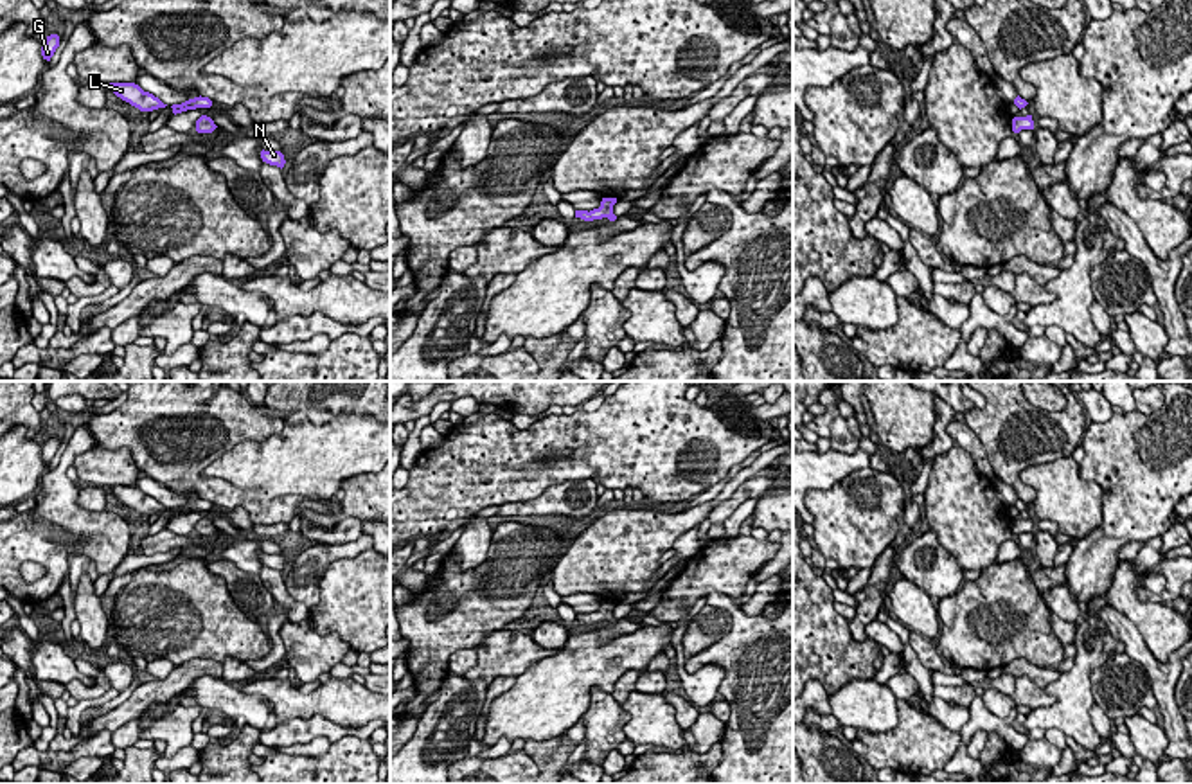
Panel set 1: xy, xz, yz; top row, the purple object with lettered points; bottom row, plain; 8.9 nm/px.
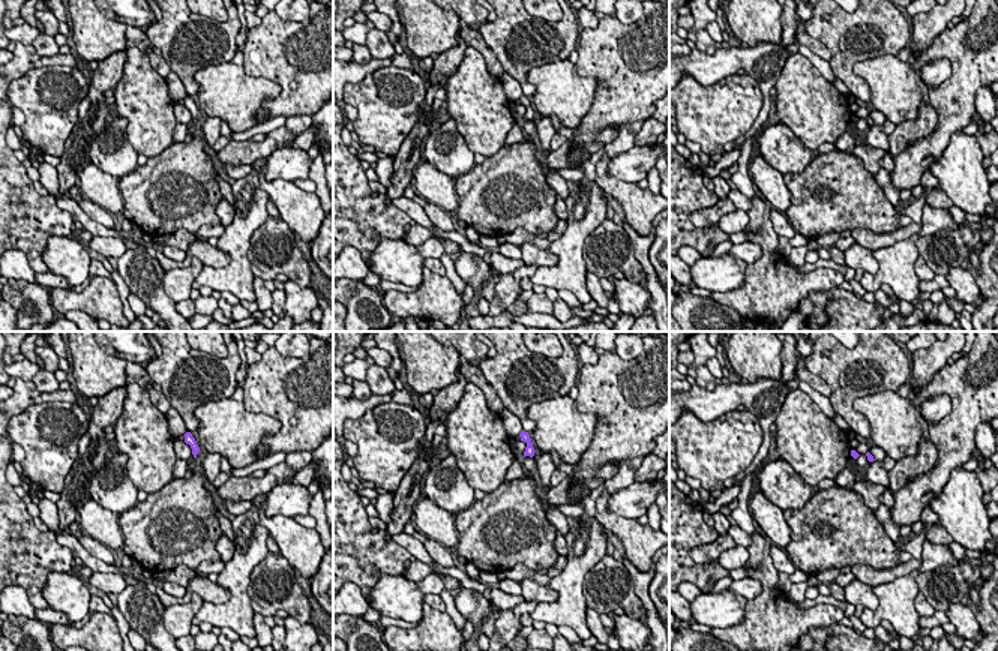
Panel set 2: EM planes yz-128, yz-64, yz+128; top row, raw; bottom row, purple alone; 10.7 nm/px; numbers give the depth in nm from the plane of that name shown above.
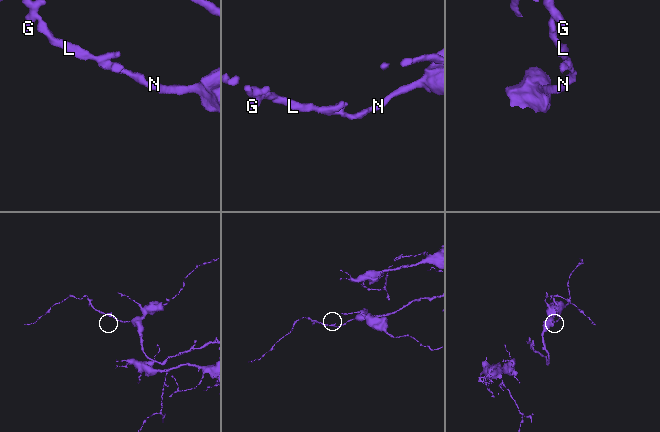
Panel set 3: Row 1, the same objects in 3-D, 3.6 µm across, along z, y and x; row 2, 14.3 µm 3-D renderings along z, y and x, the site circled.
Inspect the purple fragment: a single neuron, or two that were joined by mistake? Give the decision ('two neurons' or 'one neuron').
two neurons

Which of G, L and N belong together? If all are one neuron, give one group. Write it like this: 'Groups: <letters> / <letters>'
Groups: G L / N

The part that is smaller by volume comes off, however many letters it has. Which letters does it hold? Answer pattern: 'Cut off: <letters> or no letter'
Cut off: G, L

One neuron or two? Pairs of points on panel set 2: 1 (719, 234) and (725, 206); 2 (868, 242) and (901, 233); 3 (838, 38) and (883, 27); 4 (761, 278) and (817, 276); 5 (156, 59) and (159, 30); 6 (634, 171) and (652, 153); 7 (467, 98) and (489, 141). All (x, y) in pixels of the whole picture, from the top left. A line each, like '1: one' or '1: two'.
1: two
2: one
3: one
4: one
5: two
6: one
7: one

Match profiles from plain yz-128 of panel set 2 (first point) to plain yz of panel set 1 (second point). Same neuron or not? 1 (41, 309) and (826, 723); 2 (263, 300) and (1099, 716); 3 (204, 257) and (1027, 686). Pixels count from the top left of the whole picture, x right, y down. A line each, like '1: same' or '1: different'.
1: different
2: same
3: same

